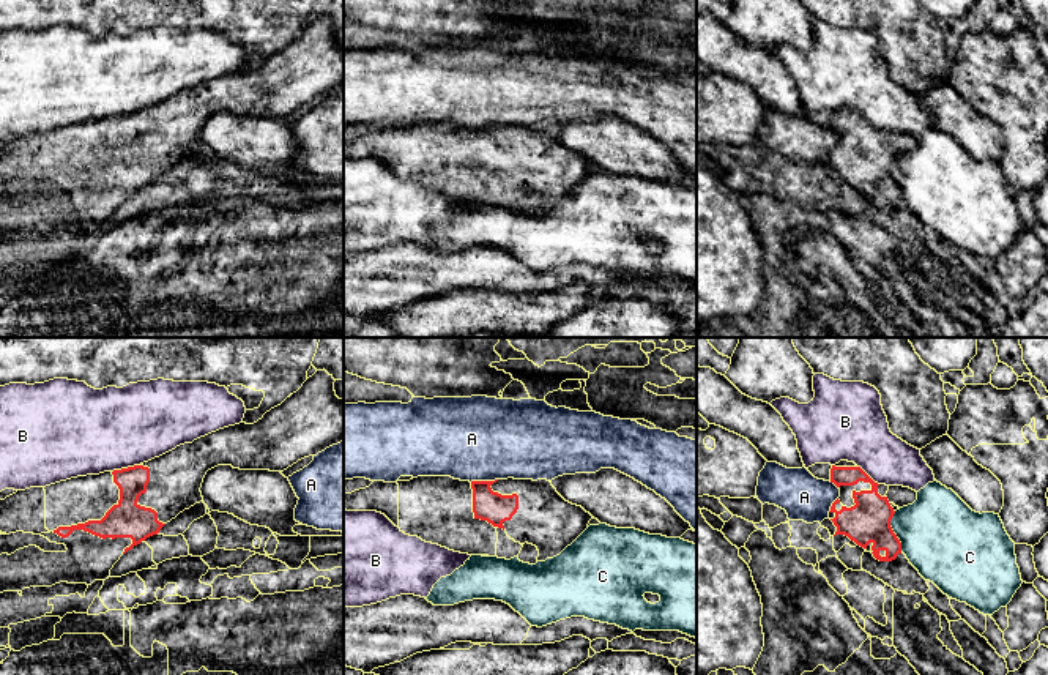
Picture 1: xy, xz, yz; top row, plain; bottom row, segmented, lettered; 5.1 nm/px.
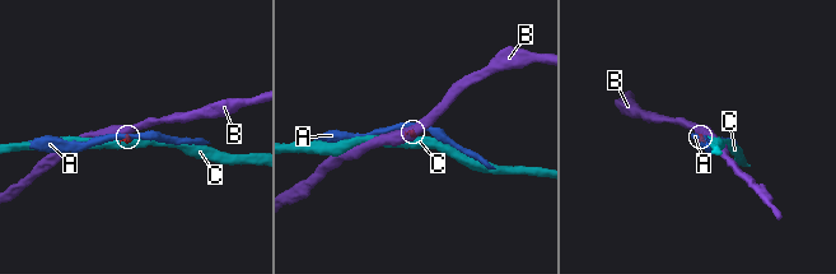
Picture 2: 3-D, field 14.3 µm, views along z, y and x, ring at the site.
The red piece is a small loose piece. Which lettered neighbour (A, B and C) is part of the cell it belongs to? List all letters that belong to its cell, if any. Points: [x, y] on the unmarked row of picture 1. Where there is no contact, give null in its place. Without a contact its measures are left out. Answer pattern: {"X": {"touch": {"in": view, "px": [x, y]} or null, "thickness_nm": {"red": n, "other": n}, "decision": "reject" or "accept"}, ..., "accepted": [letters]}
{"A": {"touch": {"in": "xz", "px": [483, 128]}, "thickness_nm": {"red": 160, "other": 440}, "decision": "reject"}, "B": {"touch": {"in": "xy", "px": [125, 115]}, "thickness_nm": {"red": 170, "other": 440}, "decision": "reject"}, "C": {"touch": {"in": "yz", "px": [892, 179]}, "thickness_nm": {"red": 220, "other": 420}, "decision": "reject"}, "accepted": []}

